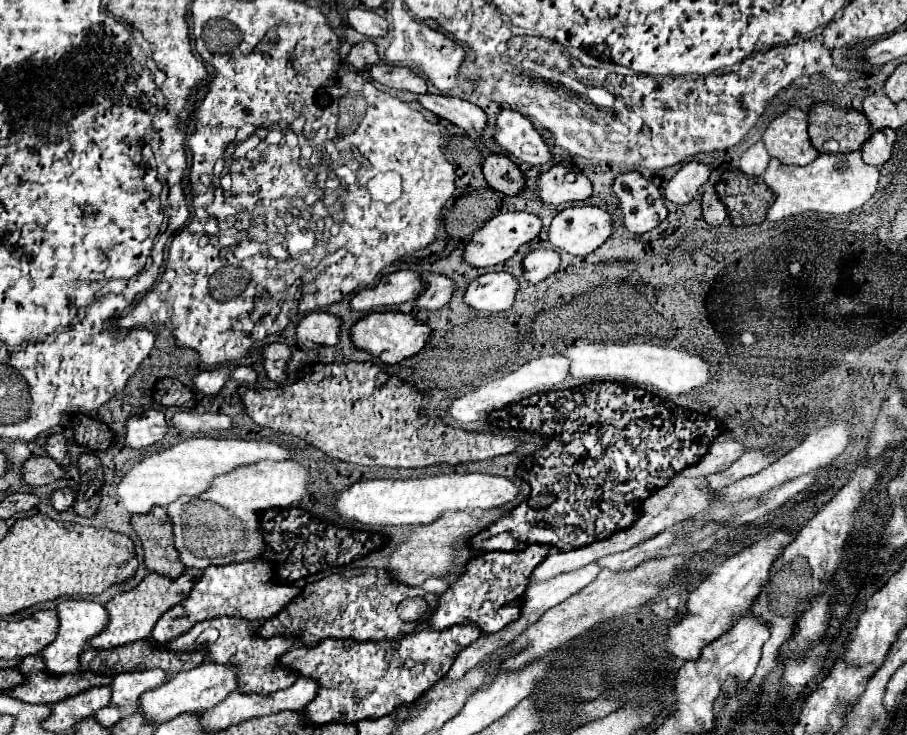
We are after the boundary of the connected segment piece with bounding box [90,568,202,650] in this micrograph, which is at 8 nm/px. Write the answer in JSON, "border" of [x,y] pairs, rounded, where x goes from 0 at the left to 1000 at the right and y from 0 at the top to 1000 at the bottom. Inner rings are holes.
{"border":[[[207,773],[194,789],[187,789],[187,786],[176,784],[176,781],[163,781],[152,797],[137,803],[137,805],[130,805],[121,819],[115,822],[115,827],[119,830],[119,852],[110,863],[106,863],[106,868],[101,868],[99,879],[112,884],[112,882],[128,882],[128,879],[137,879],[137,876],[163,868],[172,844],[185,827],[201,819],[221,784],[223,784],[223,776],[214,776],[214,773]]]}

